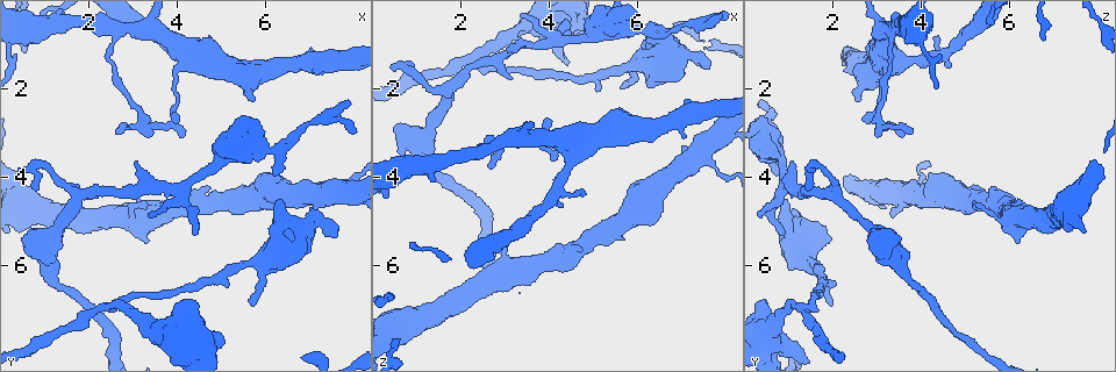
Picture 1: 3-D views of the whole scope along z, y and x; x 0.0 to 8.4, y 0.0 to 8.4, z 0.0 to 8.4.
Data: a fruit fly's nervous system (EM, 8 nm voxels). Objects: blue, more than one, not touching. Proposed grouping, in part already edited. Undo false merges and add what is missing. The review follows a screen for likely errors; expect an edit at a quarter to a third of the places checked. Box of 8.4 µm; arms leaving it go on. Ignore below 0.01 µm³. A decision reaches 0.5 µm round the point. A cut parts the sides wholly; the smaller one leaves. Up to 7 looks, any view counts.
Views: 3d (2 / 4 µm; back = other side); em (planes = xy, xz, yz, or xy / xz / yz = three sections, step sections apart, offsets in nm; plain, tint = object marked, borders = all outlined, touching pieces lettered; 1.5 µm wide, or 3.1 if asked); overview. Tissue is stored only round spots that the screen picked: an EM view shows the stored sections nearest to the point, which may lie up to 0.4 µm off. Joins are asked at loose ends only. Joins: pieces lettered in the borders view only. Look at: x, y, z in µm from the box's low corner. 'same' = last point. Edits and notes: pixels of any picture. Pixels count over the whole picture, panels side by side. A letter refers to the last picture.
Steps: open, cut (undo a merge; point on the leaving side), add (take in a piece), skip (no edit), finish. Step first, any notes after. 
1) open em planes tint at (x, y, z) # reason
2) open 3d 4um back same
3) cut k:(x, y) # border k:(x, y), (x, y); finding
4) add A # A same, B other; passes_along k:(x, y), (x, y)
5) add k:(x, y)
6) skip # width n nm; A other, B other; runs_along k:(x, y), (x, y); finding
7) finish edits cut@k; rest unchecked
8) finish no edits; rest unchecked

open em xy step 8 tint at (0.80, 4.35, 1.40) # thin end

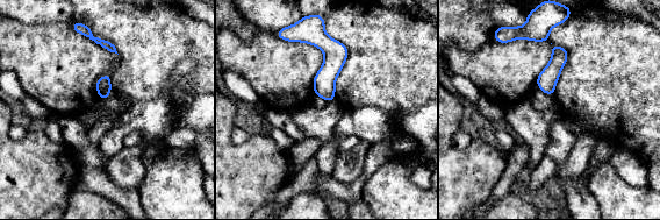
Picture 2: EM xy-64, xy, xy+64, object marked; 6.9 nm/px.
open em xy step 8 borders same # what lies round it

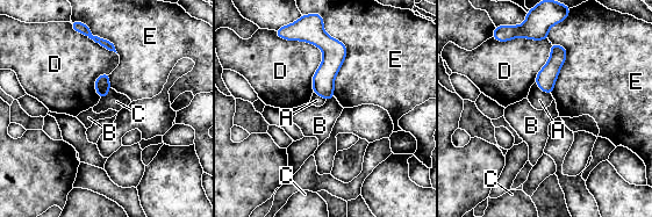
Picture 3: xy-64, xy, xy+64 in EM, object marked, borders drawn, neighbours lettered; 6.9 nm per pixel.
skip # A other, B other, C other, D other, E other; border 3:(334, 96), (326, 101); none of them fits

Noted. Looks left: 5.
open 3d 4um at (3.10, 3.65, 1.10) # free end

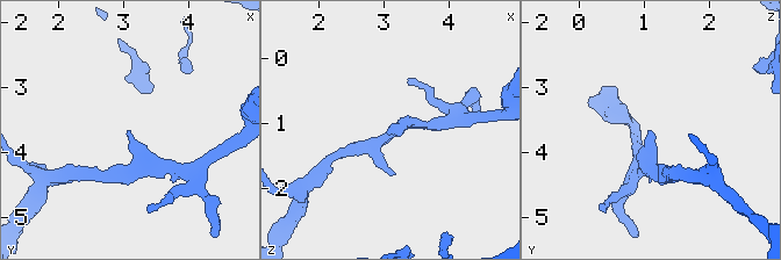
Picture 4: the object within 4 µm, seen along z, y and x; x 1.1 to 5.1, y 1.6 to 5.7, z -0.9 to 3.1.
open em yz step 4 plain at (3.05, 3.65, 1.05) # shape alone is not enough

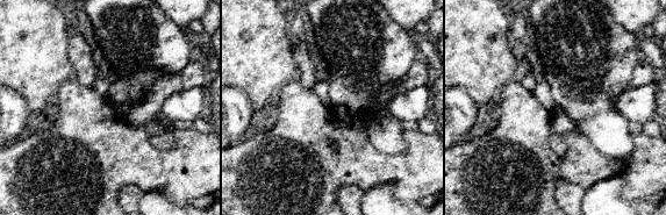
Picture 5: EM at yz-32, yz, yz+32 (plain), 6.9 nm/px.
open em yz step 4 borders same # see the neighbours

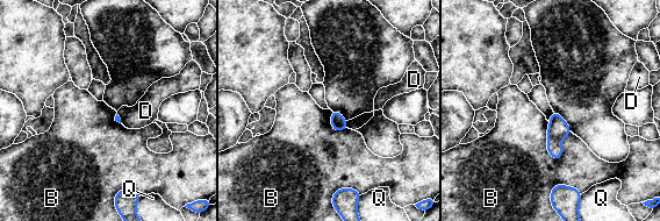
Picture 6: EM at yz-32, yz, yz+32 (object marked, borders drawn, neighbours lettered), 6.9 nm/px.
skip # B other, D other, Q other; border 6:(549, 122), (547, 151), (558, 161); no lettered piece goes on from it

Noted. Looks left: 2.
finish no edits; rest unchecked

